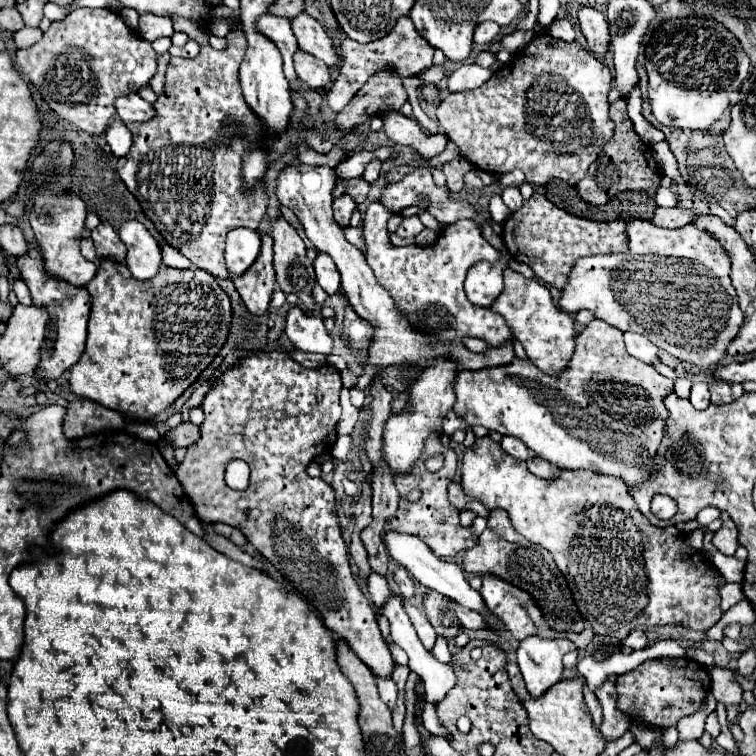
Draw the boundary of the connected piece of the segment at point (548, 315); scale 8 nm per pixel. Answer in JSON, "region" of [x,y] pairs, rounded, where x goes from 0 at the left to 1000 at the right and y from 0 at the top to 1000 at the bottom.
{"region":[[[671,354],[668,357],[668,384],[652,399],[649,410],[663,415],[671,423],[671,429],[679,434],[679,439],[684,439],[684,450],[692,455],[702,479],[713,489],[718,489],[726,497],[737,497],[739,492],[745,492],[750,487],[750,481],[761,466],[761,444],[763,444],[761,423],[755,415],[742,413],[734,405],[726,384],[713,370],[708,370],[708,368],[700,370]]]}

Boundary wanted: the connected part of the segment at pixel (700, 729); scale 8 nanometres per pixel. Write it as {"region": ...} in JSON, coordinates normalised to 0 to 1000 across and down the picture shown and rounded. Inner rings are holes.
{"region":[[[938,915],[935,923],[933,923],[933,929],[927,931],[927,937],[925,937],[919,944],[911,944],[911,947],[906,947],[906,950],[898,952],[898,958],[896,958],[898,976],[903,976],[903,979],[927,976],[927,971],[933,968],[933,950],[935,950],[940,942],[946,942],[946,931],[948,931],[948,926],[946,926],[943,918]]]}

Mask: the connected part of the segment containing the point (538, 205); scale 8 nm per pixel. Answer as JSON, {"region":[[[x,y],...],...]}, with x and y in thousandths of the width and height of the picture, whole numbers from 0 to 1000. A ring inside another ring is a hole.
{"region":[[[708,254],[694,270],[676,283],[665,296],[665,320],[671,333],[697,349],[708,365],[737,384],[747,378],[747,370],[758,354],[758,349],[771,339],[784,336],[816,336],[827,331],[829,312],[827,312],[827,291],[813,294],[787,294],[774,291],[729,270],[718,257]]]}

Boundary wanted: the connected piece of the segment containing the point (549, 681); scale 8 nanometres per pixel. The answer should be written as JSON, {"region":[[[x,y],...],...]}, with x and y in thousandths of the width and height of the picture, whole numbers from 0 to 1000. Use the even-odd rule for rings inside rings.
{"region":[[[713,841],[694,844],[684,860],[684,878],[689,884],[694,910],[702,923],[713,923],[745,892],[745,868],[761,860],[755,847],[724,847]]]}

